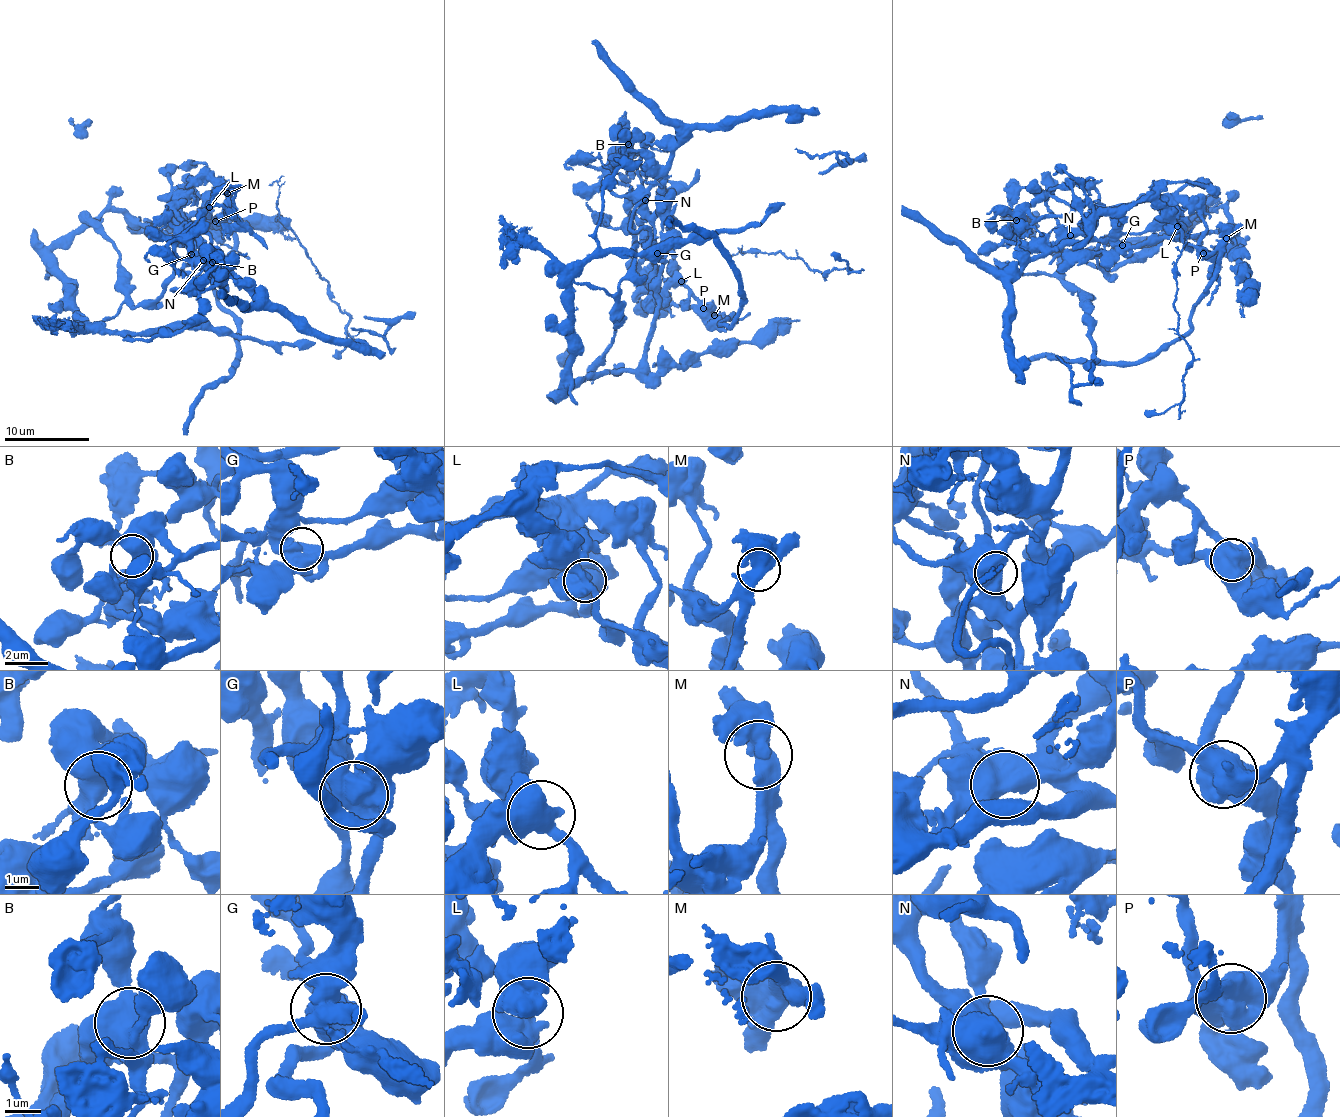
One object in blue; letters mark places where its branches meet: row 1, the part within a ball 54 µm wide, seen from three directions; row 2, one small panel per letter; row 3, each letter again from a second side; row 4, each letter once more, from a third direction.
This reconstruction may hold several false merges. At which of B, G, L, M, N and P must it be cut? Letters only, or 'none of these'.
G, M, N, P

